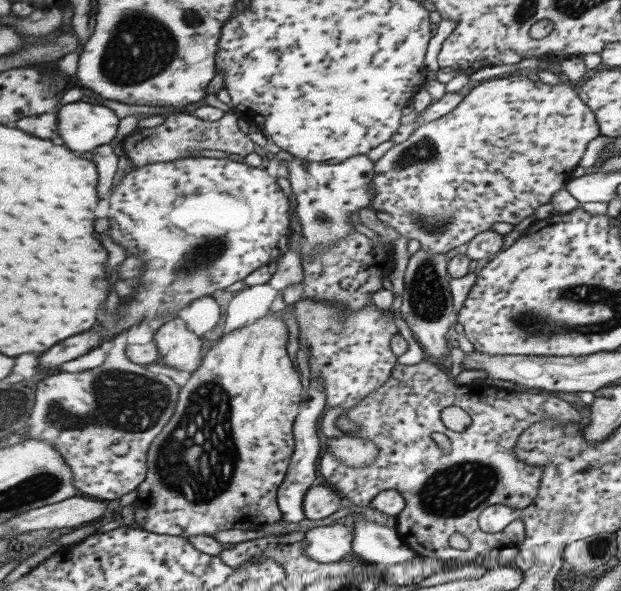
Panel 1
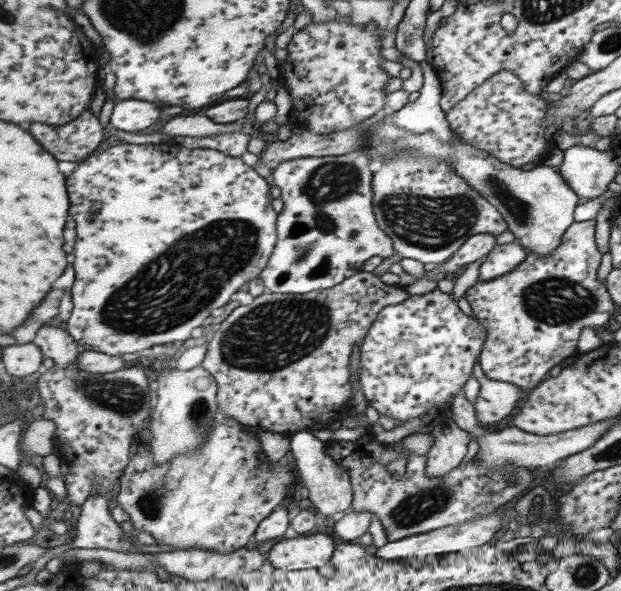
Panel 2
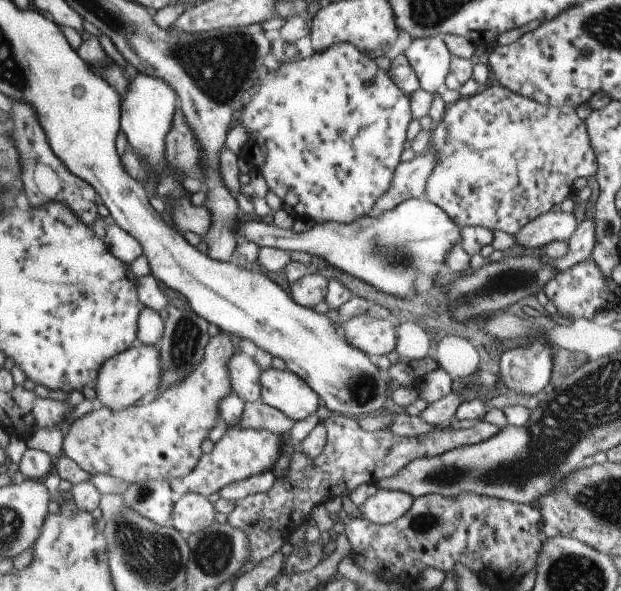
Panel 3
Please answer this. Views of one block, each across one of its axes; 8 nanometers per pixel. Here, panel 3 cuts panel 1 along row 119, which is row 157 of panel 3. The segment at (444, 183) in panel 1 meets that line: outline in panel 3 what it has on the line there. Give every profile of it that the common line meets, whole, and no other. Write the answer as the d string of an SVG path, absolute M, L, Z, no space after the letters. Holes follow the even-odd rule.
M491 81L474 95L460 98L453 104L446 105L443 110L441 122L430 130L428 148L433 148L433 170L431 170L429 176L425 178L425 200L439 206L439 208L460 227L485 227L492 231L501 230L512 237L513 234L515 234L517 230L521 230L521 226L525 226L529 220L533 220L533 218L537 218L540 214L550 211L555 204L559 205L562 201L570 199L574 188L573 180L580 176L589 178L597 172L597 162L587 138L586 126L584 121L577 117L574 108L567 106L543 106L537 101L525 98L520 94L515 94L507 90L507 88L503 88L501 85Z

